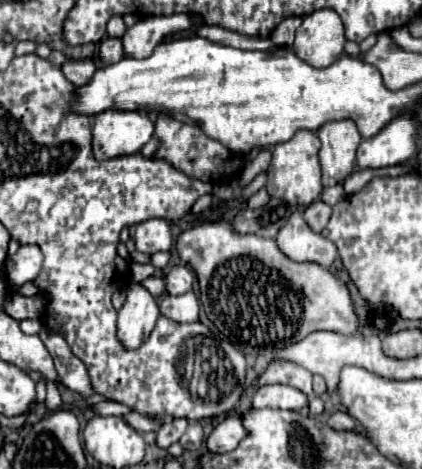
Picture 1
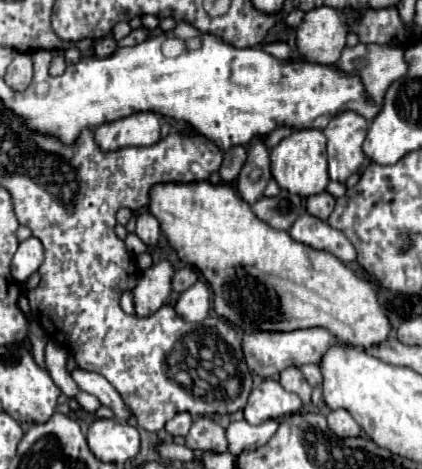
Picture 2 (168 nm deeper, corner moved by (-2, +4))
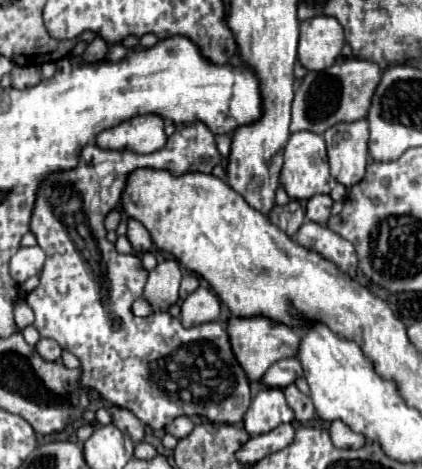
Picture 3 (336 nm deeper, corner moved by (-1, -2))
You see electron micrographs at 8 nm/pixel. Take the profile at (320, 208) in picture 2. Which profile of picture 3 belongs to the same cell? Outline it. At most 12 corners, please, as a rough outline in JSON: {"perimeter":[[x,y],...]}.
{"perimeter":[[315,195],[307,201],[307,219],[325,225],[333,199]]}

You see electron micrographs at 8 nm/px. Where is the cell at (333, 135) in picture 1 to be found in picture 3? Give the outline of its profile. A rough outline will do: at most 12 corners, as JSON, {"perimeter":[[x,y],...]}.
{"perimeter":[[365,119],[325,131],[331,177],[347,189],[365,177]]}

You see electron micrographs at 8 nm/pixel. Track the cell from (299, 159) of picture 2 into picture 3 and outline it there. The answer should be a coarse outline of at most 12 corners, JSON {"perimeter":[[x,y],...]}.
{"perimeter":[[299,131],[283,153],[281,185],[307,201],[329,193],[323,135]]}

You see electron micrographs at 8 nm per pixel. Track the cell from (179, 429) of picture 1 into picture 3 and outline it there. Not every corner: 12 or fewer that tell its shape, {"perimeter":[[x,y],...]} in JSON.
{"perimeter":[[177,417],[167,425],[167,433],[183,439],[193,431],[195,423],[189,417]]}

